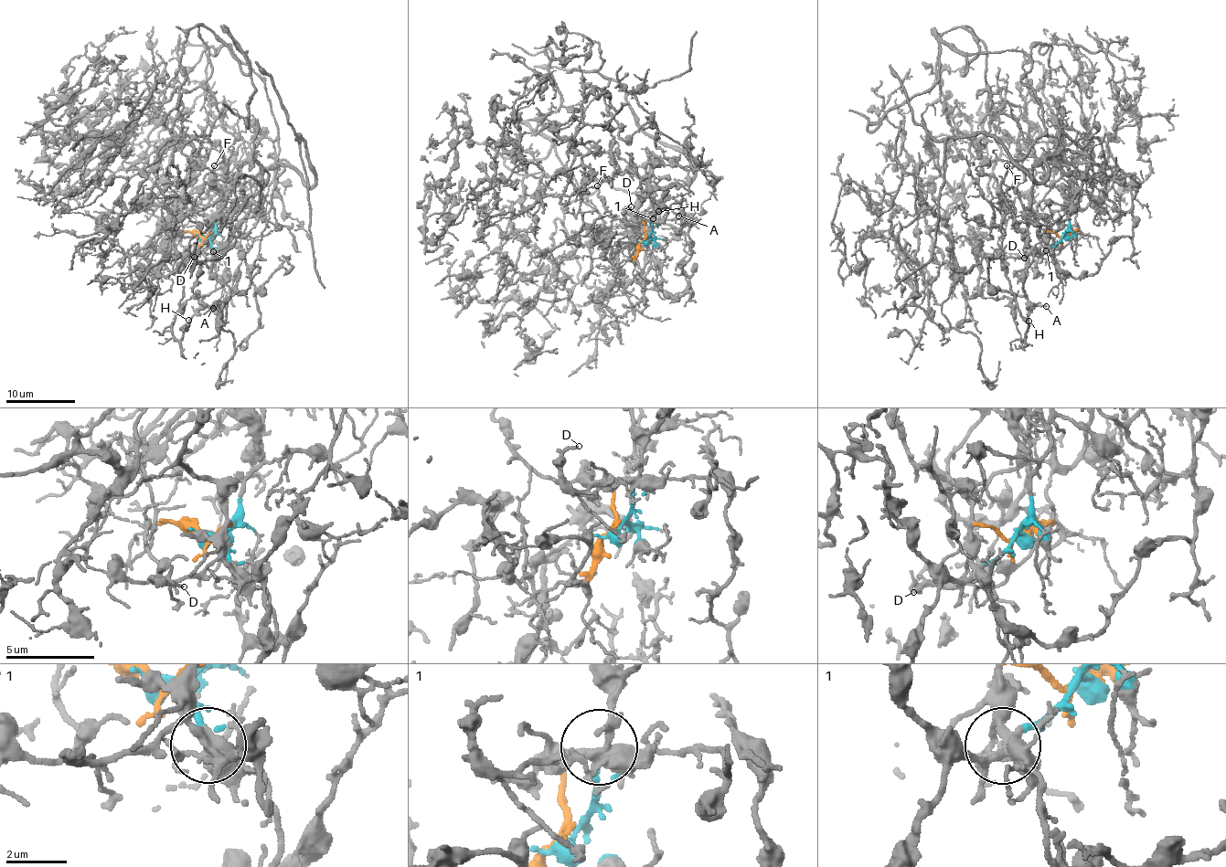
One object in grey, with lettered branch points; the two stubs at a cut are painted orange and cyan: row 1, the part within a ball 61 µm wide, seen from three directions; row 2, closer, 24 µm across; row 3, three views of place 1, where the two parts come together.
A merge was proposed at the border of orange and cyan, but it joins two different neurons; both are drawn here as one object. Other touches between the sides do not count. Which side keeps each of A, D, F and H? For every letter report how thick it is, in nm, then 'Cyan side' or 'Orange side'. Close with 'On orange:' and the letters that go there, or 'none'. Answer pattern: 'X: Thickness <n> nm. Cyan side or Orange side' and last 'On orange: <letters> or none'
A: Thickness 170 nm. Orange side
D: Thickness 140 nm. Orange side
F: Thickness 110 nm. Orange side
H: Thickness 160 nm. Orange side
On orange: A, D, F, H

